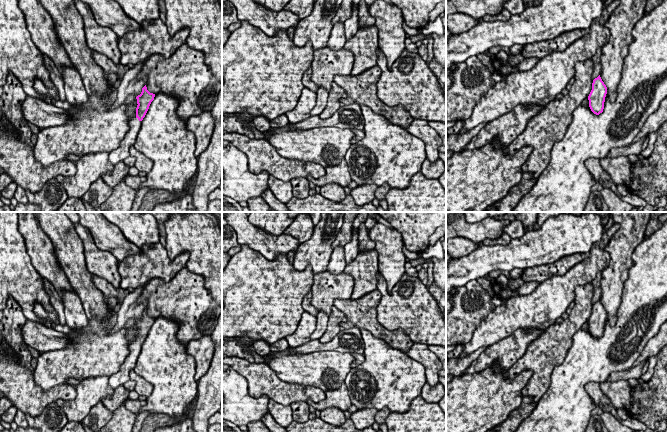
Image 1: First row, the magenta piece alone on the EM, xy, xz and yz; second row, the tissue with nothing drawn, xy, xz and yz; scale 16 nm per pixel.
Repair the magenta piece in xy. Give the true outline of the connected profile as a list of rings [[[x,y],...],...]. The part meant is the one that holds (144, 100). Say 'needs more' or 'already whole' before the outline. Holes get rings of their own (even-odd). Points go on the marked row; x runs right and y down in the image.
needs more | [[[146,85],[142,88],[141,94],[136,97],[138,104],[136,108],[136,117],[129,121],[129,130],[120,142],[119,147],[109,153],[109,161],[111,164],[116,165],[130,156],[130,147],[136,142],[142,120],[145,117],[151,102],[154,100],[154,97],[155,94],[150,93],[147,90]]]

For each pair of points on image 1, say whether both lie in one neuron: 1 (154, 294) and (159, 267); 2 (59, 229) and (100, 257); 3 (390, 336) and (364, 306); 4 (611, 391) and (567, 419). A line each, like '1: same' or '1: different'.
1: different
2: different
3: same
4: different

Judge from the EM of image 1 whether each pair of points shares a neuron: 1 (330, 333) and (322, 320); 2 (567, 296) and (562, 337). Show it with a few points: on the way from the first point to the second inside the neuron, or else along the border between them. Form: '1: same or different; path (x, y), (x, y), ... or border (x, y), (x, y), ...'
1: different; border (329, 317), (326, 330), (318, 339)
2: different; border (555, 322), (546, 329)

